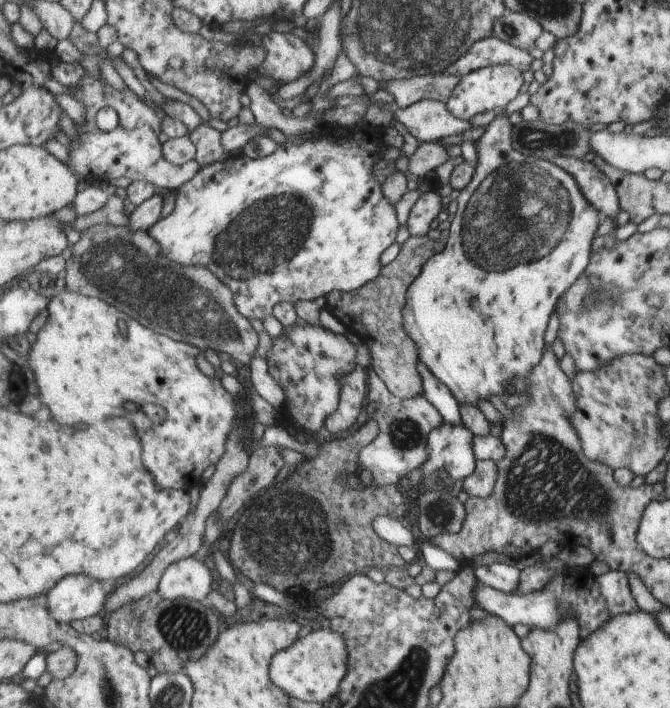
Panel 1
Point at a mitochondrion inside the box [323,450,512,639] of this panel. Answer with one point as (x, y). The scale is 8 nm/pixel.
(440, 512)

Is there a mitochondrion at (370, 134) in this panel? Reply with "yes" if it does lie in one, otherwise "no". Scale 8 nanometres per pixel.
no

